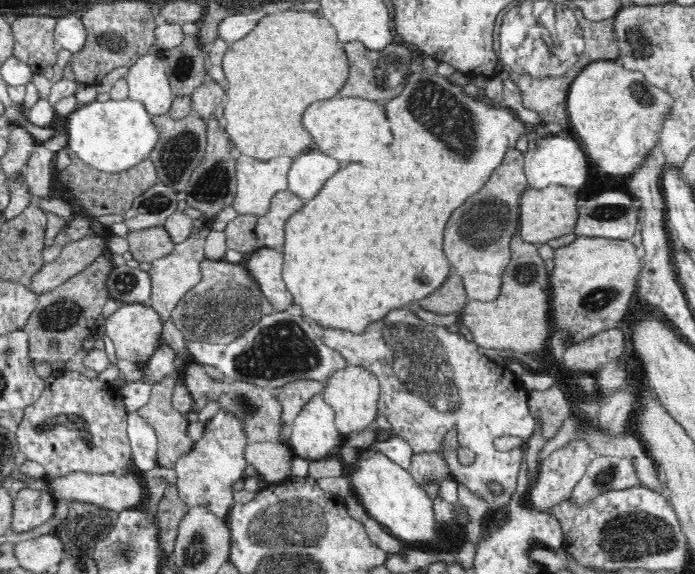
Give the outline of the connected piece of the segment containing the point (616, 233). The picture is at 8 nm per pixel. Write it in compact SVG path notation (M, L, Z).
M609 190L594 195L592 198L585 198L583 195L577 200L577 219L573 234L589 238L610 238L614 240L629 240L640 230L638 225L639 202L631 197L624 190Z

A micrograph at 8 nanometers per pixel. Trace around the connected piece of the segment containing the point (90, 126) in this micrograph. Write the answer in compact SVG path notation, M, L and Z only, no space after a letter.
M94 100L86 106L76 108L68 120L66 120L66 134L68 134L68 151L82 163L94 168L95 170L124 170L124 168L134 168L134 164L142 164L144 160L150 159L149 154L158 144L158 129L152 123L152 116L148 115L146 107L140 102L131 100Z

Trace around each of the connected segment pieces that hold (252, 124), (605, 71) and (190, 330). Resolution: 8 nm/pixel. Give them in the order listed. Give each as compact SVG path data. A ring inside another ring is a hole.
M288 7L287 9L277 10L275 13L266 13L253 29L240 39L236 39L234 44L227 48L227 51L222 57L222 70L226 75L228 86L225 87L226 98L223 98L224 105L224 132L228 136L228 140L232 142L235 149L240 150L242 154L250 155L251 158L270 158L270 155L284 155L290 161L296 158L296 154L302 154L308 151L308 146L312 146L312 140L308 138L308 134L304 134L304 130L300 130L302 126L302 114L304 110L318 100L328 100L340 94L342 86L347 81L349 66L346 53L343 45L339 42L336 31L332 24L328 22L321 14L313 13L312 11L304 11L298 8Z
M598 59L575 75L565 106L571 134L591 163L596 162L604 172L625 180L638 172L653 148L660 145L672 103L672 98L648 82L644 74L626 69L620 60Z
M204 259L201 262L201 279L177 302L170 320L188 341L208 341L214 330L233 332L233 341L259 319L262 291L247 269L239 263L226 260Z

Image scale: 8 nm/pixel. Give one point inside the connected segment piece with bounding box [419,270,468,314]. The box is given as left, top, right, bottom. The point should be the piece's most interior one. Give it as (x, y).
(449, 297)

